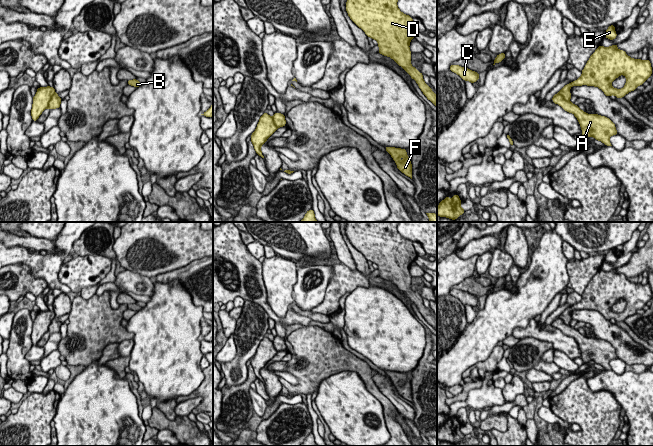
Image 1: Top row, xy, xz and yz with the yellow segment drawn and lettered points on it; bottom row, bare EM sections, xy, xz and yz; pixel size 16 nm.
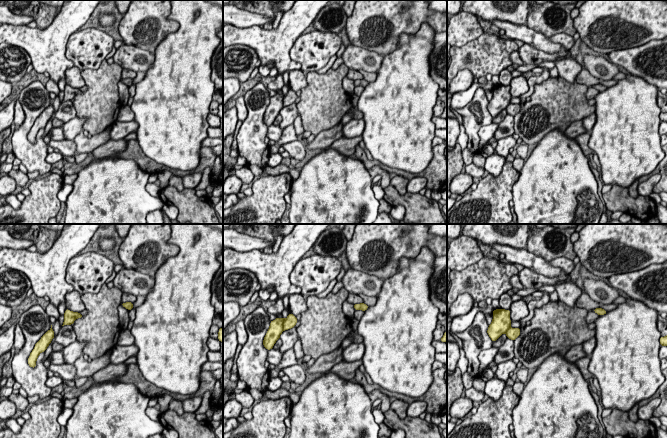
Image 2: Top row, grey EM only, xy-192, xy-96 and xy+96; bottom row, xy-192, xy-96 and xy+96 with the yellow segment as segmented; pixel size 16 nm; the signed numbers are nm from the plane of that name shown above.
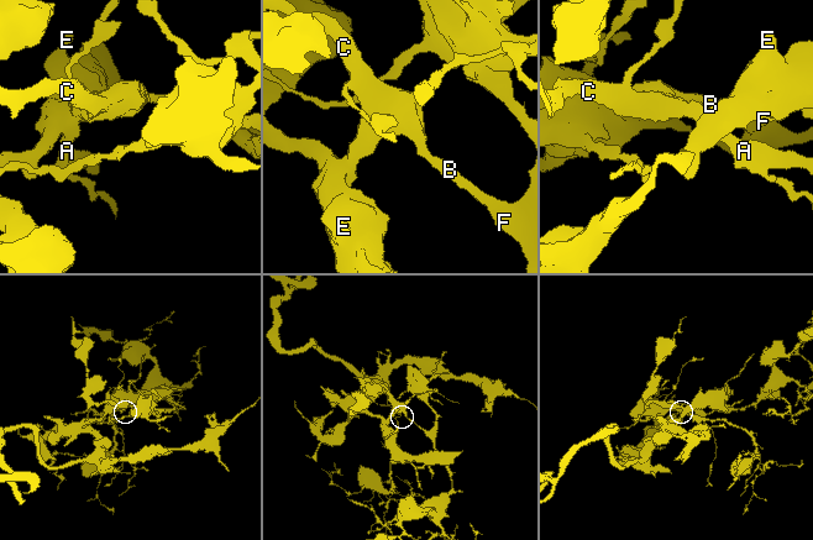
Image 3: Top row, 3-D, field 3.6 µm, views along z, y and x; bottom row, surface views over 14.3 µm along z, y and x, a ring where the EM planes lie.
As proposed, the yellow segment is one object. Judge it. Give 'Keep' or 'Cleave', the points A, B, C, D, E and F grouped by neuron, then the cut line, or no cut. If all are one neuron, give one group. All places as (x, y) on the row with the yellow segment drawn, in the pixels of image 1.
Cleave. Groups: A B C D F / E. Split along xy (55, 93), (47, 107)

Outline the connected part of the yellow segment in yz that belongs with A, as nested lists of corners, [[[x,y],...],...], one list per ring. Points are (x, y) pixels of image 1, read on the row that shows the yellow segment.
[[[559,93],[553,96],[552,101],[560,105],[565,111],[575,115],[582,129],[583,138],[594,137],[595,140],[599,140],[607,146],[612,146],[609,138],[618,134],[618,132],[615,124],[609,118],[596,113],[587,114],[577,105],[566,101]]]

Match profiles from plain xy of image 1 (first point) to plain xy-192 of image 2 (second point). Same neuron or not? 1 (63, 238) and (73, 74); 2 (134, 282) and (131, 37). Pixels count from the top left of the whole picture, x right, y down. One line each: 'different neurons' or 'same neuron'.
1: different neurons
2: different neurons

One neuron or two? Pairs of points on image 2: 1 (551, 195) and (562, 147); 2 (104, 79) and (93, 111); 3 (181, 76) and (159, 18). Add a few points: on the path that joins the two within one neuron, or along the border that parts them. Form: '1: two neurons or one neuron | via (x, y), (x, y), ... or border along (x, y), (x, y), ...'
1: one neuron | via (551, 183), (559, 159)
2: one neuron | via (102, 87), (102, 97), (98, 103)
3: two neurons | border along (171, 12), (168, 17), (178, 28), (154, 53)

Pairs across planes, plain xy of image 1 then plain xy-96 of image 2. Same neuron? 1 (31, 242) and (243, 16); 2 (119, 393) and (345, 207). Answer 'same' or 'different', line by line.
1: same
2: same

